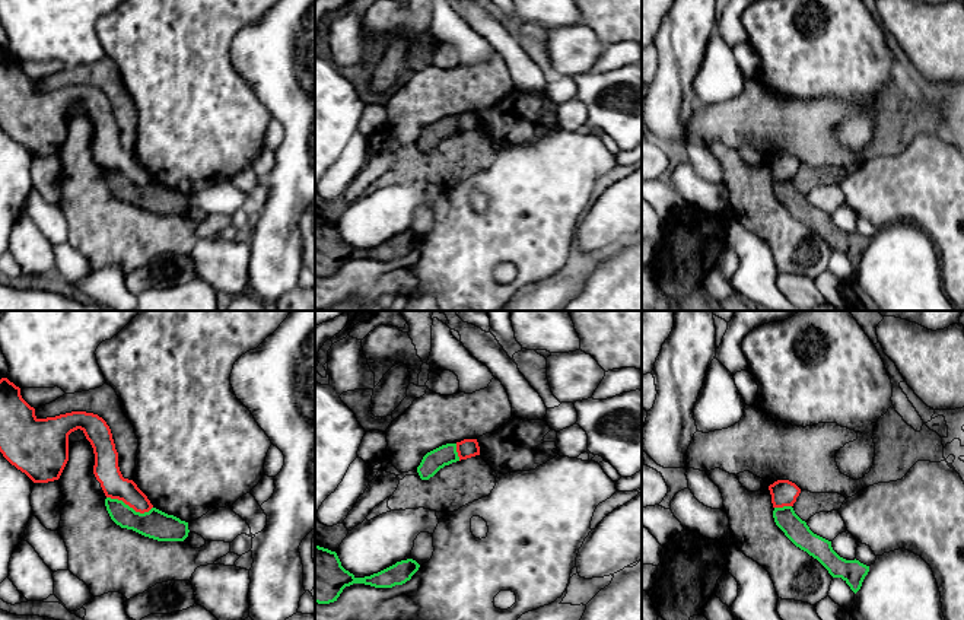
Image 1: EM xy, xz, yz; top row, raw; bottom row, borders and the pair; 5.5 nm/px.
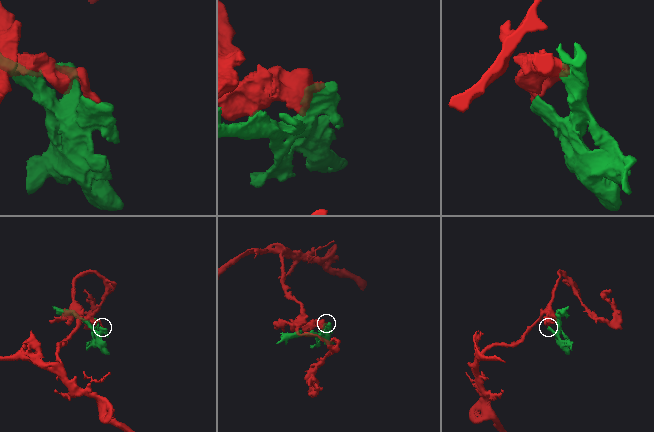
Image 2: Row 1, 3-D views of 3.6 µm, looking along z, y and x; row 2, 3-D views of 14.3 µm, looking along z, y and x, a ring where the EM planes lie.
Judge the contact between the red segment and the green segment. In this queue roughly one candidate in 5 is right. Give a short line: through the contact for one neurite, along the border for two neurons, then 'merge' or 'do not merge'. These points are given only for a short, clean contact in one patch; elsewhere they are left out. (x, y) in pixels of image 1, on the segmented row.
do not merge

